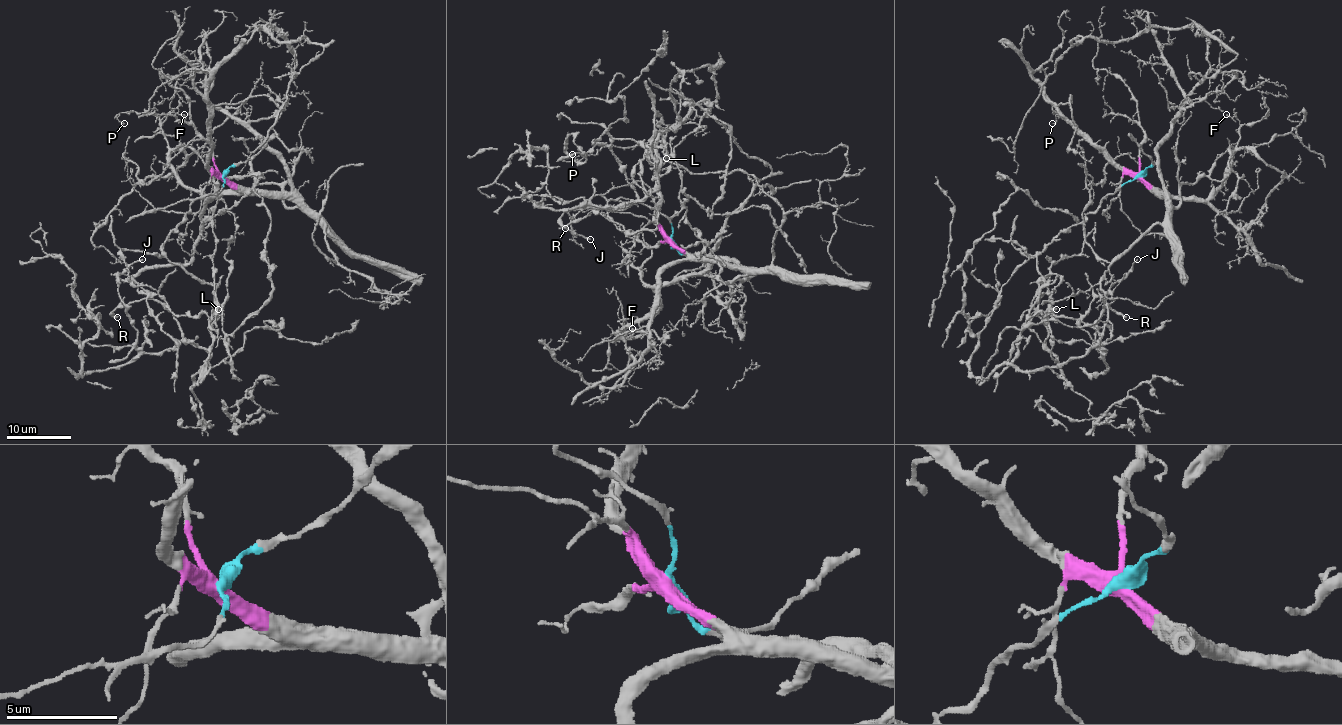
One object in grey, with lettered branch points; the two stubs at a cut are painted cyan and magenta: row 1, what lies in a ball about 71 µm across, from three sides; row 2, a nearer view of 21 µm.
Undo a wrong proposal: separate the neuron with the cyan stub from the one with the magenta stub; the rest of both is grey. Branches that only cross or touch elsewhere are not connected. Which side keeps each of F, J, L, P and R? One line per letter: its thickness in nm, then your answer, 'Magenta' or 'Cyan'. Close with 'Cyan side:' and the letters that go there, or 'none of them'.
F: Thickness 130 nm. Magenta
J: Thickness 170 nm. Cyan
L: Thickness 440 nm. Cyan
P: Thickness 110 nm. Magenta
R: Thickness 280 nm. Cyan
Cyan side: J, L, R

